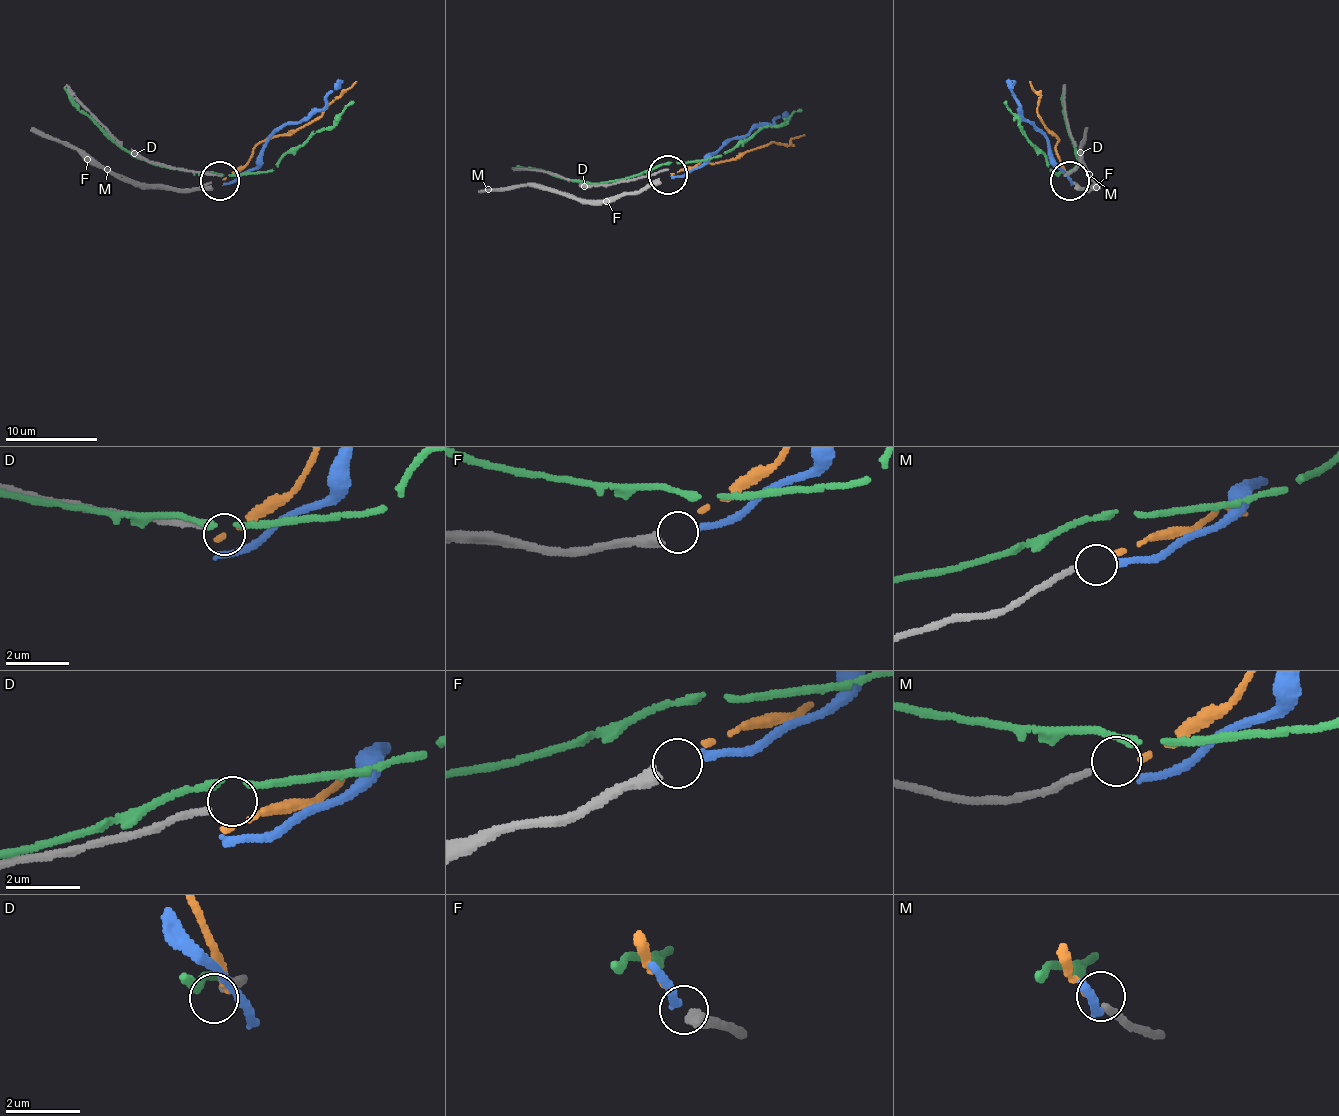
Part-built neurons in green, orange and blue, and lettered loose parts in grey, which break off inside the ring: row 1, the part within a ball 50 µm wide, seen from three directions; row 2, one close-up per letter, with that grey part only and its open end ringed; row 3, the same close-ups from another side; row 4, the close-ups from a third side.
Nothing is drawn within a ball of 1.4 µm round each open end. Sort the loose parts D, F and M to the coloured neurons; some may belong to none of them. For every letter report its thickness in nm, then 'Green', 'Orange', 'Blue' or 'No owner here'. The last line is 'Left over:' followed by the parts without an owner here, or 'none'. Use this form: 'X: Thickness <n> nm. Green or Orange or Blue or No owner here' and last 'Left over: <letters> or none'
D: Thickness 190 nm. No owner here
F: Thickness 360 nm. Blue
M: Thickness 170 nm. Orange
Left over: D

